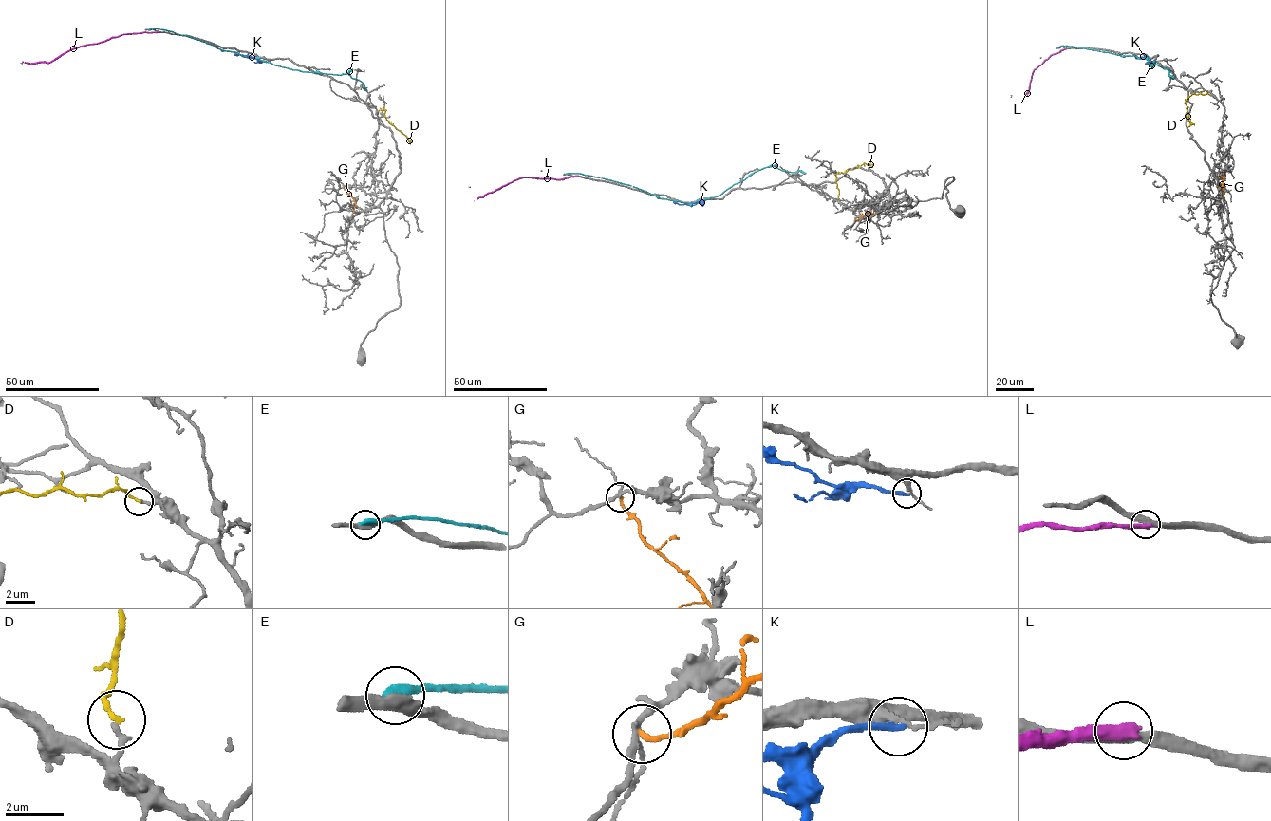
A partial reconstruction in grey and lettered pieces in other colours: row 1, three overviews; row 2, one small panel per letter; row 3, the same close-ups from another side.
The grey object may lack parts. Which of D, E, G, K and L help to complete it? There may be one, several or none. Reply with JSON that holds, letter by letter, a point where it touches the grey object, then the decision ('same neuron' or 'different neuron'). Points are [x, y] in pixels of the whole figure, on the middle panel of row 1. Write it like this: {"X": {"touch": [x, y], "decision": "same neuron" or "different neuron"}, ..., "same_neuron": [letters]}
{"D": {"touch": [838, 198], "decision": "same neuron"}, "E": {"touch": [567, 174], "decision": "different neuron"}, "G": {"touch": [855, 219], "decision": "different neuron"}, "K": {"touch": [709, 199], "decision": "different neuron"}, "L": {"touch": [577, 176], "decision": "different neuron"}, "same_neuron": ["D"]}

